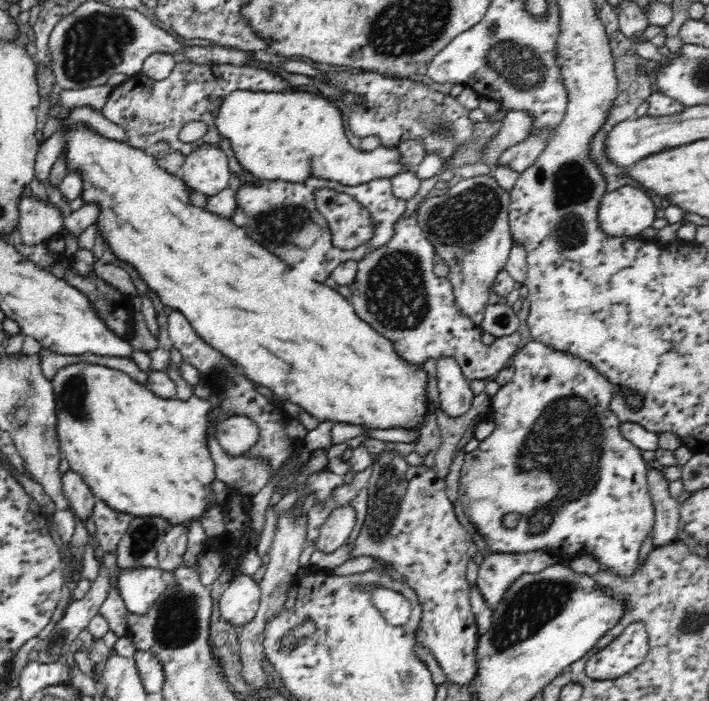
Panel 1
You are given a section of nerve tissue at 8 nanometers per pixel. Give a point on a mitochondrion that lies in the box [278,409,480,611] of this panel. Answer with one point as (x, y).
(386, 501)

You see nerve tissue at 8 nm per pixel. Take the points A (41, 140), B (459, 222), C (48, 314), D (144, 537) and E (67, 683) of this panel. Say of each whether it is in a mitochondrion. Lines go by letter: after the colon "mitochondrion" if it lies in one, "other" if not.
A: other
B: mitochondrion
C: other
D: mitochondrion
E: other

